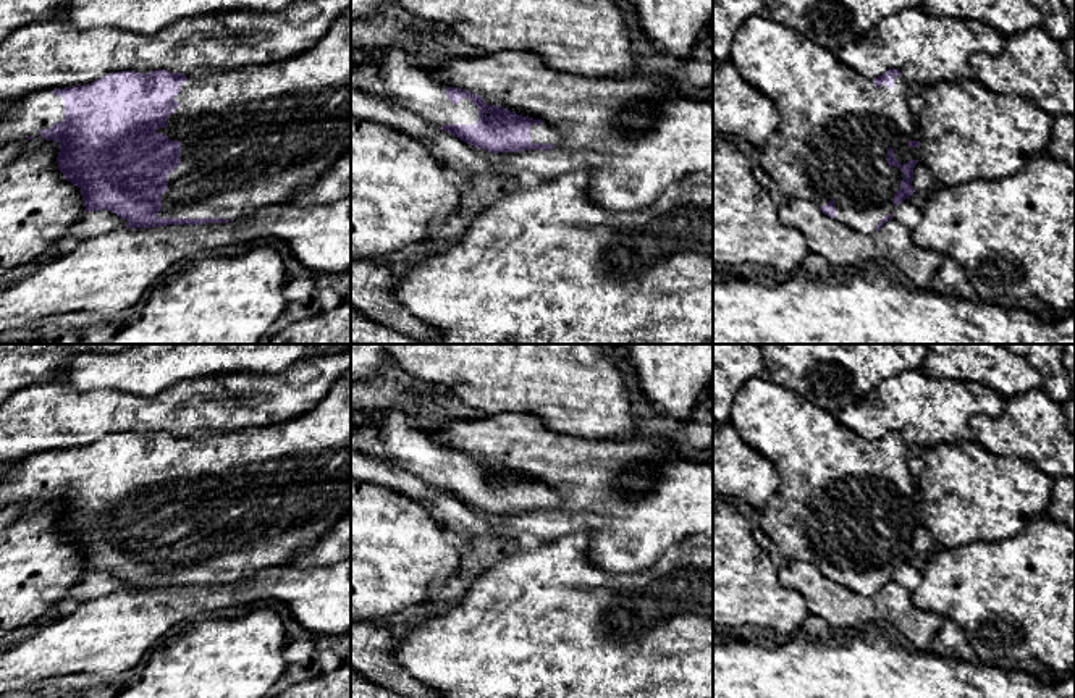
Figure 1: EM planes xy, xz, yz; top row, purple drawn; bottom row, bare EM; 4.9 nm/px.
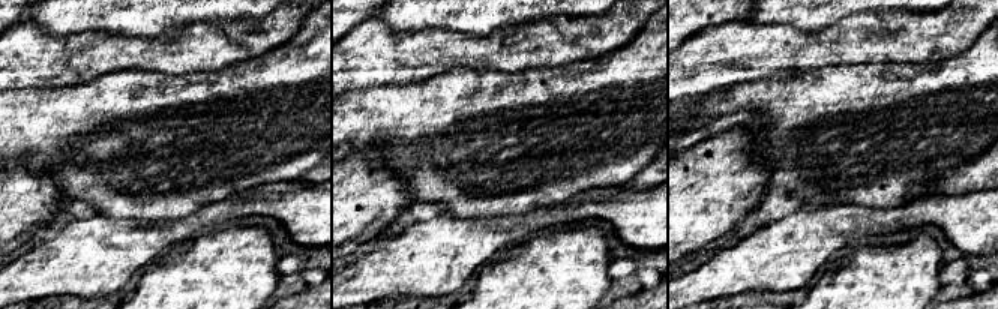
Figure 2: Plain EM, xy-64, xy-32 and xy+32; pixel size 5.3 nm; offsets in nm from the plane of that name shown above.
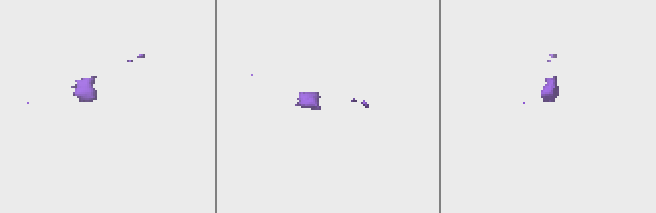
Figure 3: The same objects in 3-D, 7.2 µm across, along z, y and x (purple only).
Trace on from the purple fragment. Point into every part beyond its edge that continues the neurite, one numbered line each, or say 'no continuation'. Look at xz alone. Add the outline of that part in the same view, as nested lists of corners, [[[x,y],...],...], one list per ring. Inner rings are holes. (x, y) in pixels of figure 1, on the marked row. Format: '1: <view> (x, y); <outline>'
1: xz (408, 81); [[[430,32],[411,34],[409,42],[372,50],[378,58],[377,78],[386,97],[383,100],[401,105],[435,128],[443,124],[475,124],[478,107],[470,99],[454,105],[446,97],[441,81],[433,76],[427,61],[420,58],[420,47]]]

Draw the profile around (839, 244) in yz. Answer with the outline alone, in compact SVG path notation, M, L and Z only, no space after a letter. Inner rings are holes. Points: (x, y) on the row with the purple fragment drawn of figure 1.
M787 199L778 207L778 215L784 225L805 236L808 252L823 257L829 265L858 271L891 259L918 289L936 284L942 257L917 246L912 241L912 231L894 220L886 221L871 236L824 215L808 200Z

